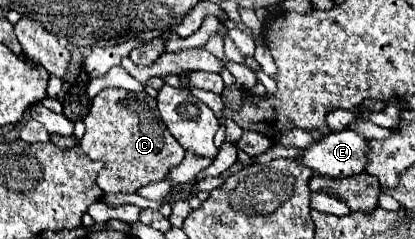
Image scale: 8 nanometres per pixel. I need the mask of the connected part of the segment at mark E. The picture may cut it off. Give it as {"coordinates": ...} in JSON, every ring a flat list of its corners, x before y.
{"coordinates":[[355,130,331,132,305,150,301,164,323,176,353,176,365,172,369,140]]}

